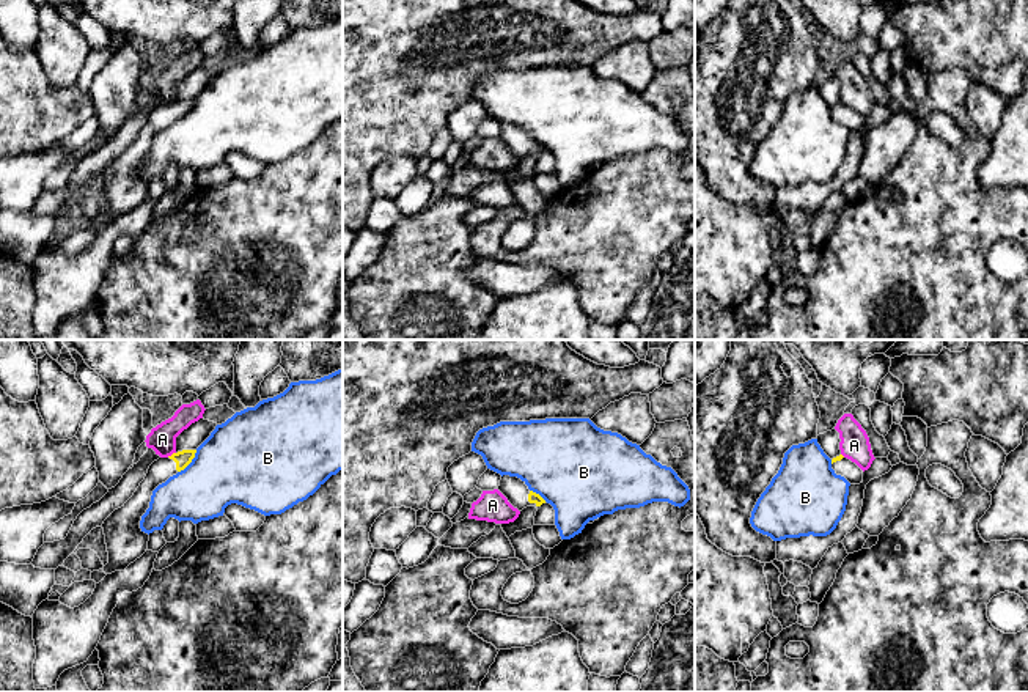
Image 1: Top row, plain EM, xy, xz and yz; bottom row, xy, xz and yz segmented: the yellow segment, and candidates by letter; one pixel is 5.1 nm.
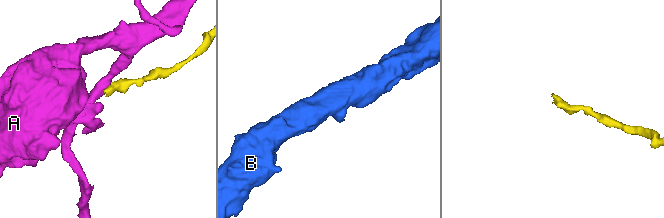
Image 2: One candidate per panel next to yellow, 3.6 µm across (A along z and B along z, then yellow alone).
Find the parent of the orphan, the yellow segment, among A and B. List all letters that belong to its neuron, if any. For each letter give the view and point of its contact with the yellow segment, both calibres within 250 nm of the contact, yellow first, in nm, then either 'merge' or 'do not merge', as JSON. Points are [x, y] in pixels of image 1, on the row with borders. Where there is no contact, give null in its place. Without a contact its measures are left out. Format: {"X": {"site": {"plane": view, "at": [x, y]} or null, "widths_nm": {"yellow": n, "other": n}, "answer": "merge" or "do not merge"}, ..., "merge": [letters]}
{"A": {"site": {"plane": "xy", "at": [172, 455]}, "widths_nm": {"yellow": 80, "other": 140}, "answer": "do not merge"}, "B": {"site": {"plane": "xy", "at": [189, 463]}, "widths_nm": {"yellow": 80, "other": 400}, "answer": "do not merge"}, "merge": []}

